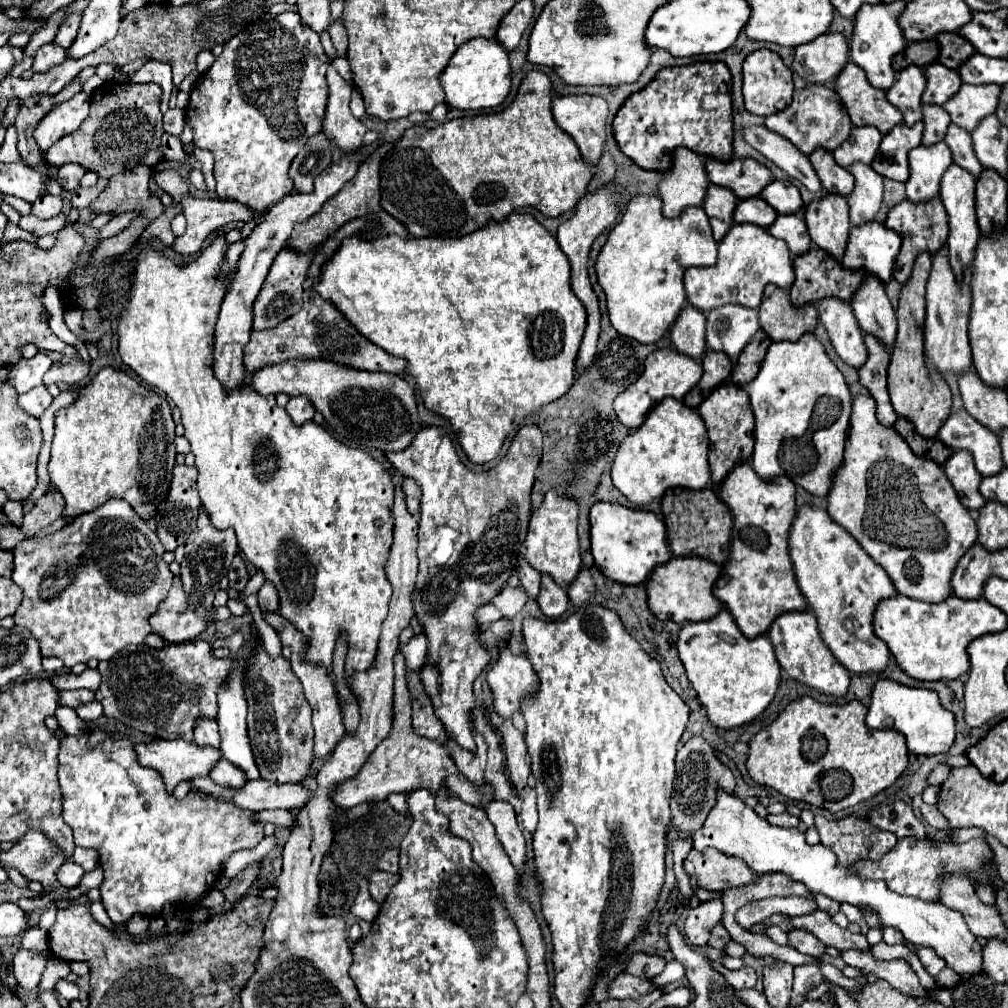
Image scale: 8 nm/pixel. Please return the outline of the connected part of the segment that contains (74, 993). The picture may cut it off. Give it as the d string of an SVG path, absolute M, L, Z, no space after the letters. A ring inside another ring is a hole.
M60 978L60 980L56 980L56 992L62 996L62 998L66 998L66 1000L74 1000L74 998L78 998L78 988L76 988L76 984L70 984L68 980L64 980L64 978Z

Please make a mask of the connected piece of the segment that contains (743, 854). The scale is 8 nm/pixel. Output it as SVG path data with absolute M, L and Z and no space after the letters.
M724 790L716 792L716 802L710 808L706 822L694 834L694 848L716 848L728 856L742 858L756 874L768 872L784 872L792 880L802 882L810 892L822 892L838 902L848 902L852 906L870 908L880 916L882 926L898 928L910 944L916 946L930 946L948 968L958 974L978 974L982 972L982 946L978 944L976 936L968 930L964 916L956 910L950 910L942 904L928 904L924 900L912 896L900 896L888 890L886 882L882 880L862 880L854 876L846 868L836 866L836 856L822 844L808 846L804 834L798 828L786 830L780 826L768 824L760 818L750 806L746 806L734 794Z

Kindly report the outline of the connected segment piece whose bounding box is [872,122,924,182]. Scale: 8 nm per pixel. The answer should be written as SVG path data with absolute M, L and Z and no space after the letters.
M918 122L914 126L898 124L894 126L880 144L880 150L872 162L872 168L884 178L906 182L908 178L908 152L920 146L924 124Z

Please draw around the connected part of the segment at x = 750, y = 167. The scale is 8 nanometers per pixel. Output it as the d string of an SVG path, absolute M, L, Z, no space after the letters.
M752 158L746 160L730 160L730 162L718 162L718 160L706 160L706 172L708 180L716 186L730 188L740 200L758 196L772 180L772 172L758 164Z

